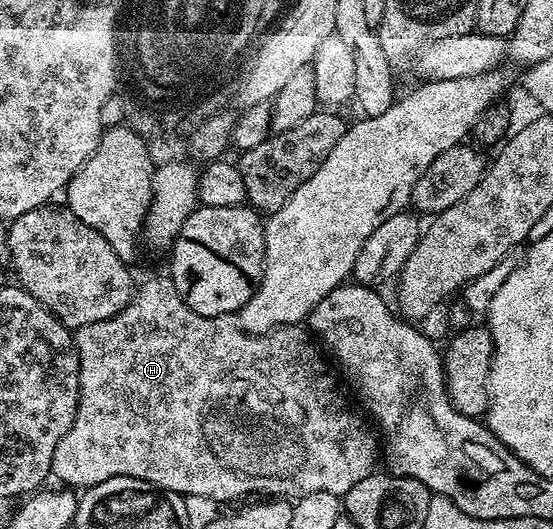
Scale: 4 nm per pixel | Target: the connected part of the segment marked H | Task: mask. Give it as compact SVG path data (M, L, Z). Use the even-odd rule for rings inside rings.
M164 276L153 277L142 285L140 282L136 286L133 298L119 315L103 319L99 323L87 323L73 333L73 342L77 345L79 355L77 414L67 435L59 439L59 447L55 447L55 455L51 459L52 476L57 476L62 486L76 487L84 491L89 486L98 485L107 479L134 477L151 483L165 493L179 493L184 498L204 495L206 499L225 503L237 501L248 493L265 493L261 495L268 495L273 499L296 499L303 495L311 495L311 491L331 491L343 495L351 487L355 487L359 479L367 479L370 473L374 472L376 465L373 464L376 461L378 464L379 461L378 438L372 428L369 430L361 422L362 414L357 414L345 402L345 397L337 386L338 378L329 374L329 369L321 358L322 350L313 346L315 341L308 328L300 324L282 325L271 333L246 333L232 316L204 317L191 311L191 307L183 303L179 291L175 291L172 276Z

